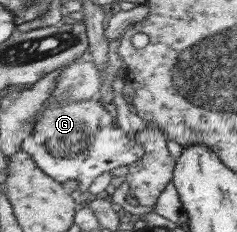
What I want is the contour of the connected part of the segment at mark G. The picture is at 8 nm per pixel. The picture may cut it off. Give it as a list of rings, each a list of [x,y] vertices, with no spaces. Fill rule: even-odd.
[[[97,98],[48,103],[48,107],[42,108],[40,117],[29,135],[21,141],[19,149],[28,153],[37,167],[54,181],[77,180],[74,195],[78,198],[85,195],[90,183],[104,171],[120,165],[128,167],[144,155],[141,145],[114,125],[112,117]]]

